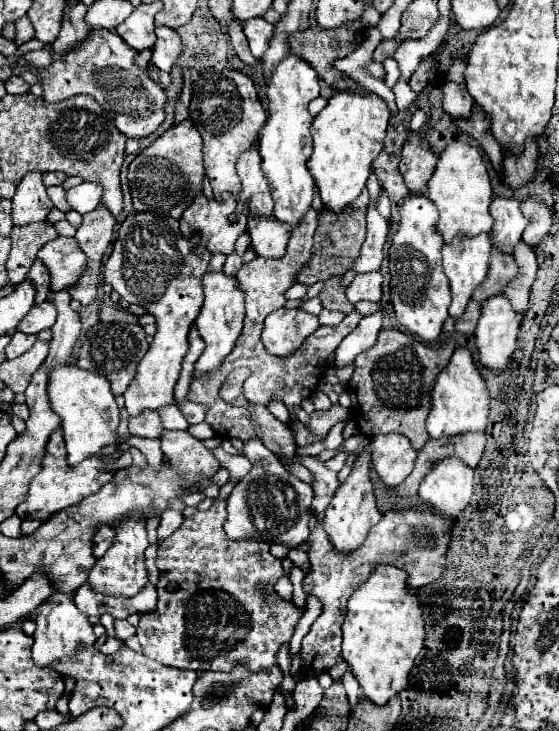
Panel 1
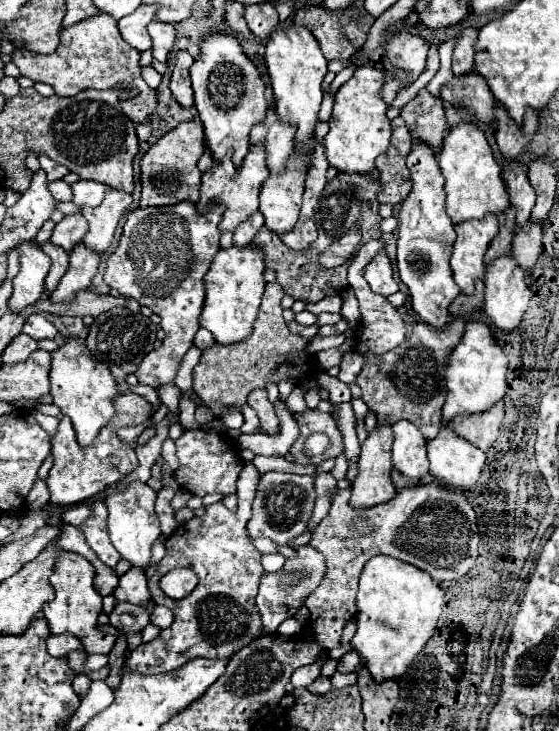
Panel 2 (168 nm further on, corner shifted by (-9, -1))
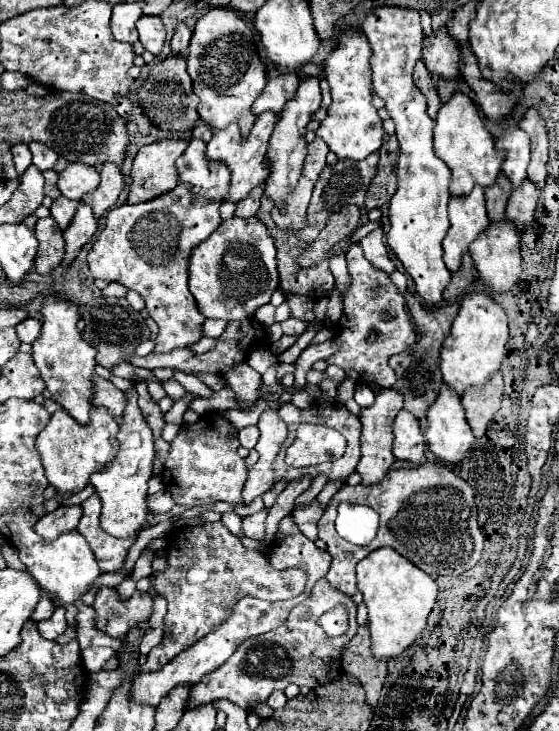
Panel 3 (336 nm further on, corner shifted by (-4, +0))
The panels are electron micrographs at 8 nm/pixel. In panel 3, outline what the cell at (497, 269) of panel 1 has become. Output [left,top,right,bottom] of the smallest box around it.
[485,174,511,222]

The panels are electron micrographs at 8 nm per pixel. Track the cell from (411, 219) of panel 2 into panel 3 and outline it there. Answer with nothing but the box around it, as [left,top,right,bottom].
[363,8,451,308]

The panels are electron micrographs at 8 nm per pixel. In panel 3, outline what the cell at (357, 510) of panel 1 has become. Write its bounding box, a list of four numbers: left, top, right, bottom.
[357,388,403,486]

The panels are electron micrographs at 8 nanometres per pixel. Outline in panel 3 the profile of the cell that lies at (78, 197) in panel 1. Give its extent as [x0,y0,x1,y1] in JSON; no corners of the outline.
[59,164,99,200]

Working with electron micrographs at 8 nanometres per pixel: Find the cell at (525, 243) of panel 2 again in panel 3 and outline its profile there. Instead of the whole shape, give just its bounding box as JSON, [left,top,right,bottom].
[507,182,539,232]

